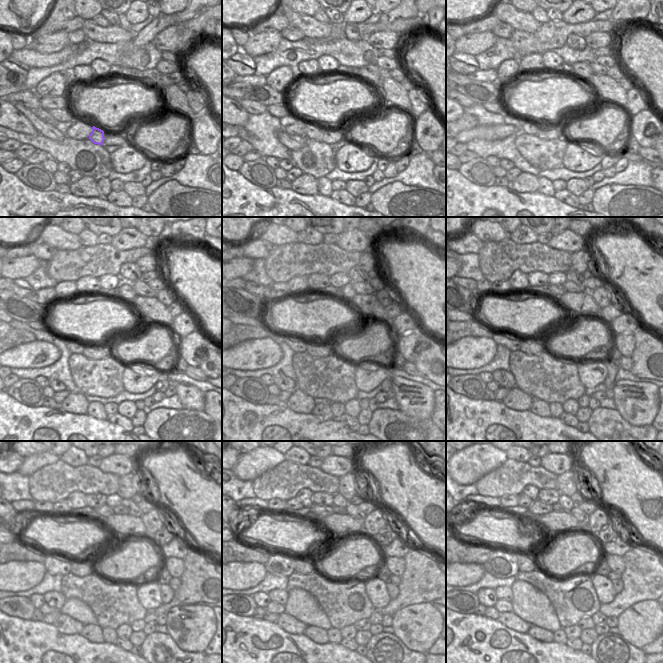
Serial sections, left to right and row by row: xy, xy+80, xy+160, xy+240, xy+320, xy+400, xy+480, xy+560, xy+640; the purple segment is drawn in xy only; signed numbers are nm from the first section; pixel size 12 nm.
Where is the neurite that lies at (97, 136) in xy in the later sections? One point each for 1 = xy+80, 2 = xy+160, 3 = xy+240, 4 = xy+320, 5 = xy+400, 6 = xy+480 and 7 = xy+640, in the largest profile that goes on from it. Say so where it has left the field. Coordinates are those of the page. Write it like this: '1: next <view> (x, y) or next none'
1: next xy+80 (314, 132)
2: next xy+160 (528, 127)
3: next xy+240 (73, 346)
4: next xy+320 (298, 346)
5: next xy+400 (513, 344)
6: next xy+480 (53, 564)
7: next xy+640 (501, 564)

